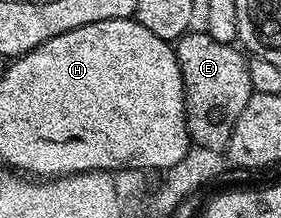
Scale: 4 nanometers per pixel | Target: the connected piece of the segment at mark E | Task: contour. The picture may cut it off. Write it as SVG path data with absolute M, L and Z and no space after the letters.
M202 29L187 31L177 40L174 52L184 81L186 124L191 144L204 151L225 152L232 129L236 121L240 121L240 113L244 113L244 105L248 105L254 94L252 77L248 77L247 56L234 43L216 41Z

